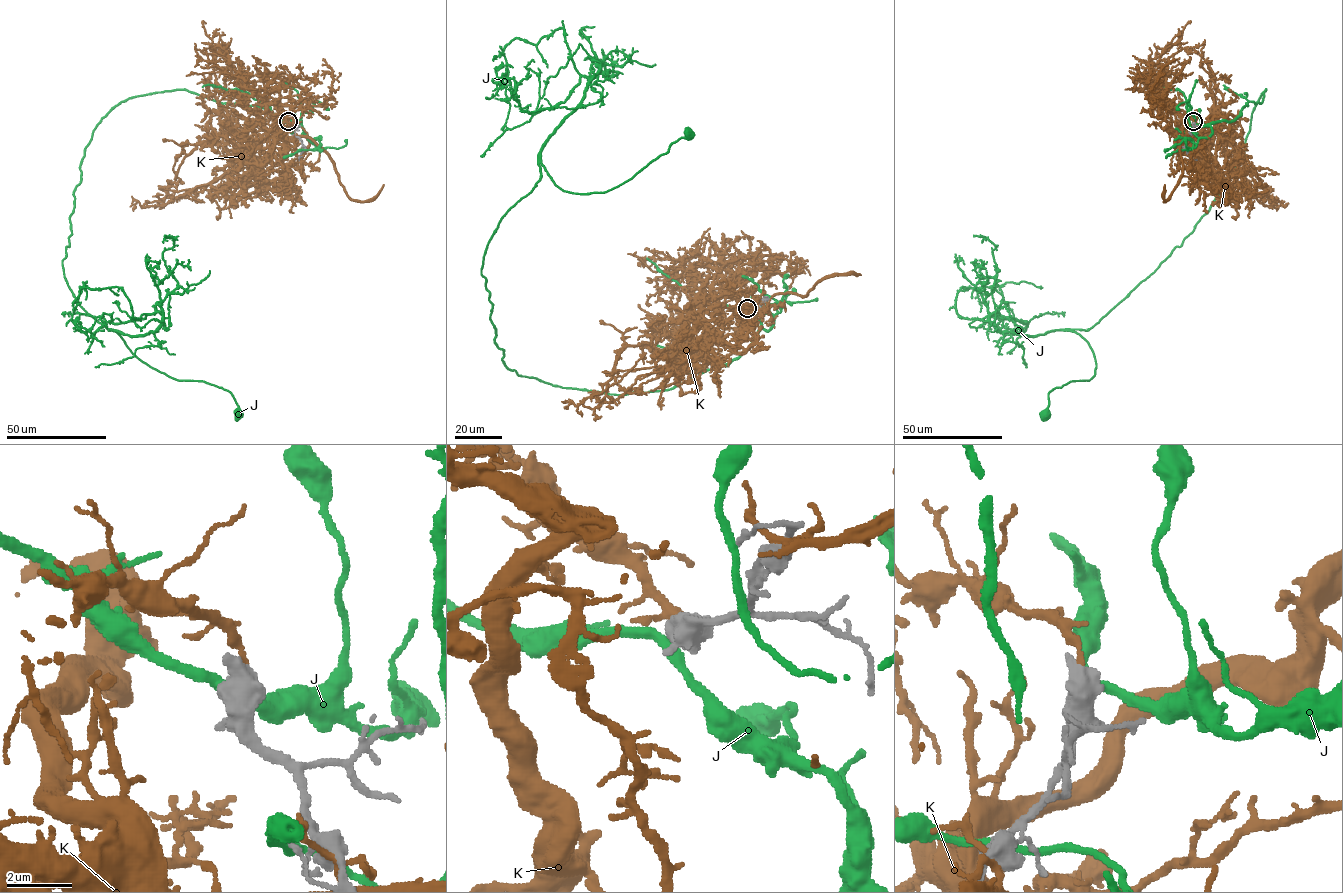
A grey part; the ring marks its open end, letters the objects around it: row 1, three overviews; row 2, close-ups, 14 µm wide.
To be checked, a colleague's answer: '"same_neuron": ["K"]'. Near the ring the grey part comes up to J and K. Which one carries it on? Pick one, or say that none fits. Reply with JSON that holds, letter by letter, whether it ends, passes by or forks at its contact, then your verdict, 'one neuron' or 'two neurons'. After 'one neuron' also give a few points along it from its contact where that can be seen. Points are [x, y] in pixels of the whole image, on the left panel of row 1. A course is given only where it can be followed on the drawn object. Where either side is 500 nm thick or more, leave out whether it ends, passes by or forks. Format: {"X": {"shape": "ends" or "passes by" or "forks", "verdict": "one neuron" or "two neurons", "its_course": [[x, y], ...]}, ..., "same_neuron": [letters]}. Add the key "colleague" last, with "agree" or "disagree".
{"J": {"verdict": "two neurons"}, "K": {"verdict": "two neurons"}, "same_neuron": [], "colleague": "disagree"}

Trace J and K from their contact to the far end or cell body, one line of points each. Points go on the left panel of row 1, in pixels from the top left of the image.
J: (288, 123), (184, 89), (129, 97), (73, 192), (79, 305), (238, 415)
K: (289, 122), (258, 113), (284, 141), (276, 163), (242, 162), (163, 206), (142, 207), (134, 199), (130, 206)

